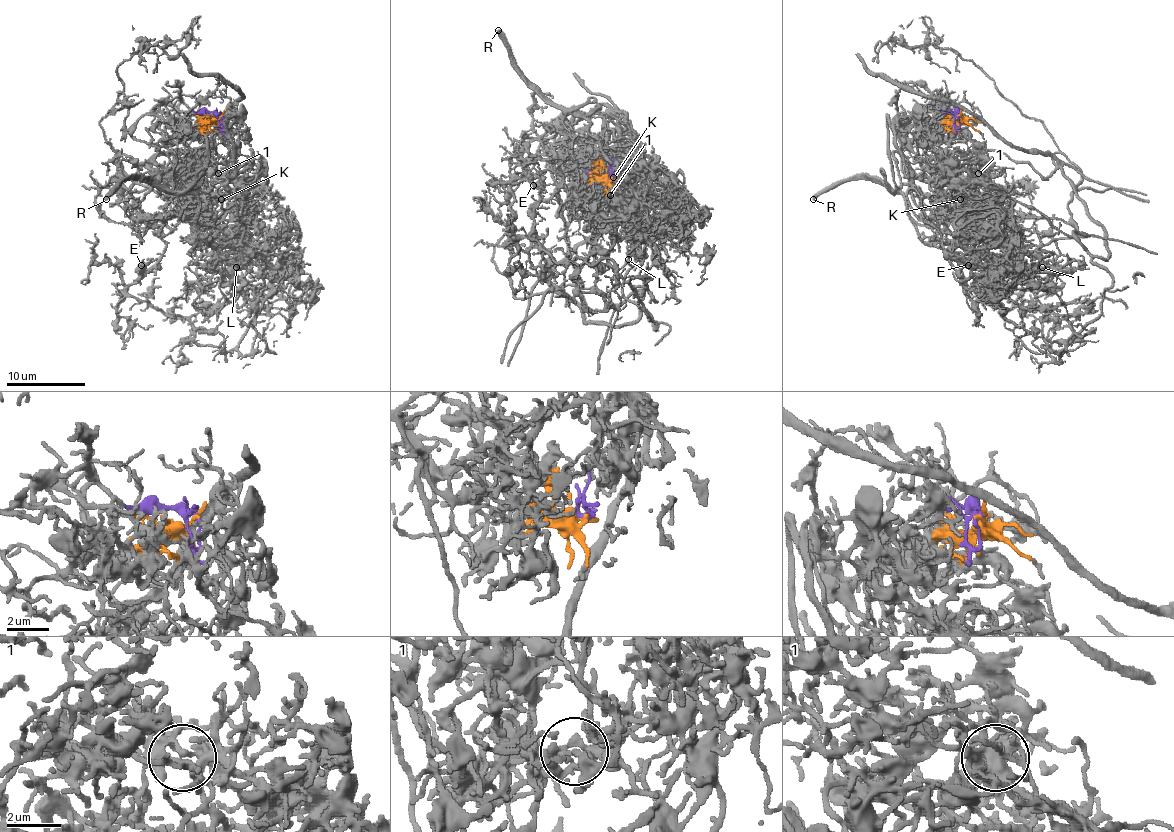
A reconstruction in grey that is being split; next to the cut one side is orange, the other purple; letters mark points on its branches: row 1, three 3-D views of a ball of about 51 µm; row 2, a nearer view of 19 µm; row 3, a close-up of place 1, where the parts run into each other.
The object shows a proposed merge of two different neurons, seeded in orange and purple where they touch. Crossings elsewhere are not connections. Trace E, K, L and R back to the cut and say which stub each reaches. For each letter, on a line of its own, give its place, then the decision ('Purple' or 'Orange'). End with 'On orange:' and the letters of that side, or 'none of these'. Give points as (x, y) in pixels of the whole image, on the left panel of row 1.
E: Place: (141, 265). Purple
K: Place: (221, 199). Orange
L: Place: (236, 267). Orange
R: Place: (106, 199). Orange
On orange: K, L, R

